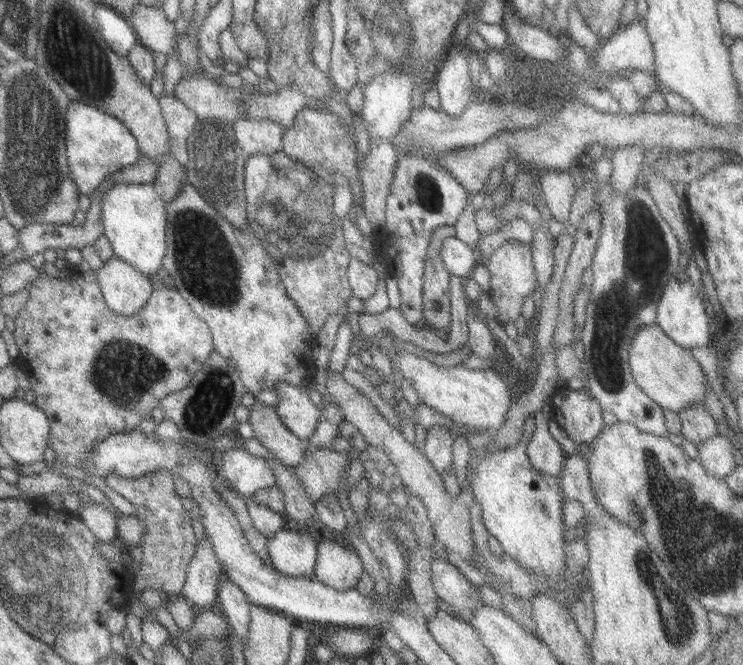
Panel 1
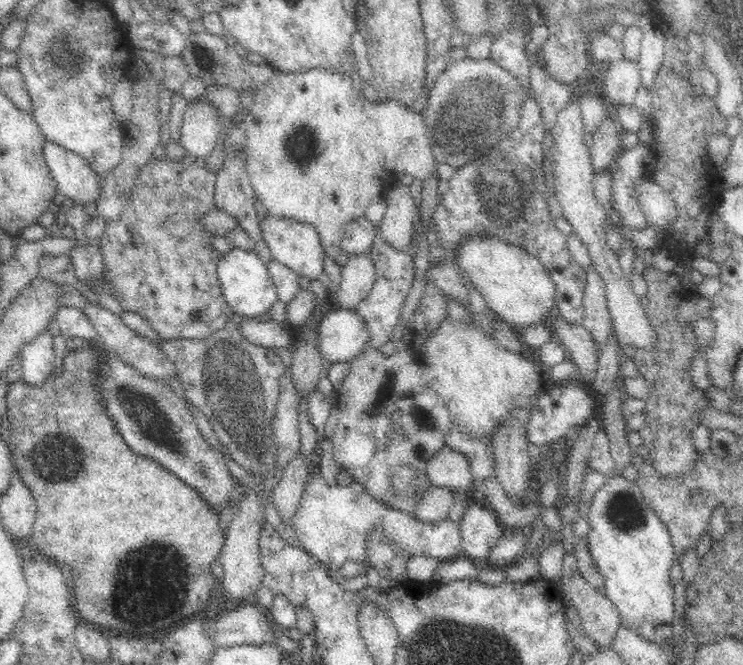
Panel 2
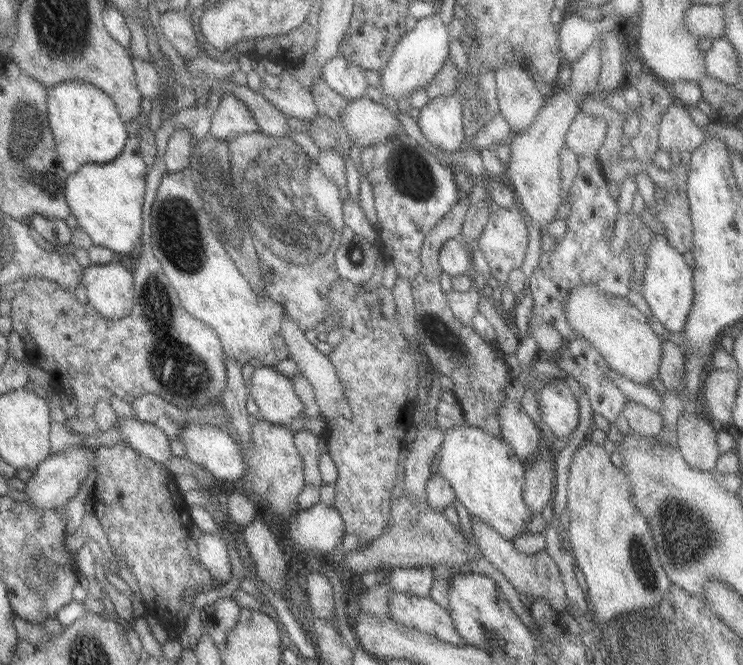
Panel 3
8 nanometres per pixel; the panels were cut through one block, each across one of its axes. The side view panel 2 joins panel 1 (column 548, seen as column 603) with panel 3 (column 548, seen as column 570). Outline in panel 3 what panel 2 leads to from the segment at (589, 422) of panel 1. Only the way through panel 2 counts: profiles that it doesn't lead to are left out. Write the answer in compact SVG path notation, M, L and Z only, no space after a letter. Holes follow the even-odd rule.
M565 378L553 380L539 390L539 416L555 438L567 438L579 426L579 402L575 402Z

